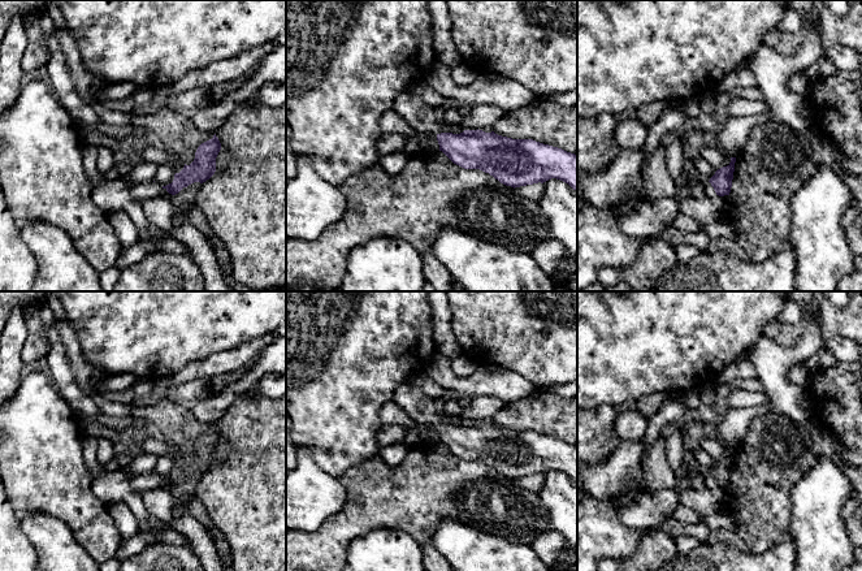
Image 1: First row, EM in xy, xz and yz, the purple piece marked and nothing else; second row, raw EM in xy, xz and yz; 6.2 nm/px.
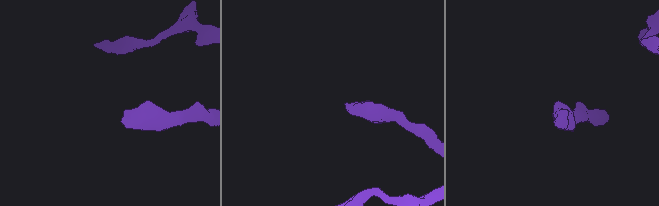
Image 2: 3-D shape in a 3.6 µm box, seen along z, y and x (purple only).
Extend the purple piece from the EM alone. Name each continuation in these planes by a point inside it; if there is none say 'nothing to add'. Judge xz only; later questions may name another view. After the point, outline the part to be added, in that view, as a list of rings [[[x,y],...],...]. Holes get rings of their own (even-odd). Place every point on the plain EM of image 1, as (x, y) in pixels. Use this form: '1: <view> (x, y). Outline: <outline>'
1: xz (419, 406). Outline: [[[404,382],[394,393],[393,401],[417,424],[447,424],[434,398],[424,393],[419,386]]]

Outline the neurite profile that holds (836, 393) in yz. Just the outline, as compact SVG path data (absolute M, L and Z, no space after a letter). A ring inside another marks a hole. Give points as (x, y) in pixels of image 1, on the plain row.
M850 291L849 303L845 307L837 307L823 297L815 302L814 310L824 343L833 337L842 337L859 346L858 360L839 362L829 368L811 373L807 393L815 421L831 433L837 455L842 462L862 468L862 294Z

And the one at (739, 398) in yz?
M735 389L728 397L729 408L753 408L767 402L763 392L753 392L746 389Z

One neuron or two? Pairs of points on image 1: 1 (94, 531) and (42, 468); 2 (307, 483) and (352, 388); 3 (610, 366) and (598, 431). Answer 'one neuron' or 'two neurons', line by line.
1: one neuron
2: two neurons
3: two neurons

